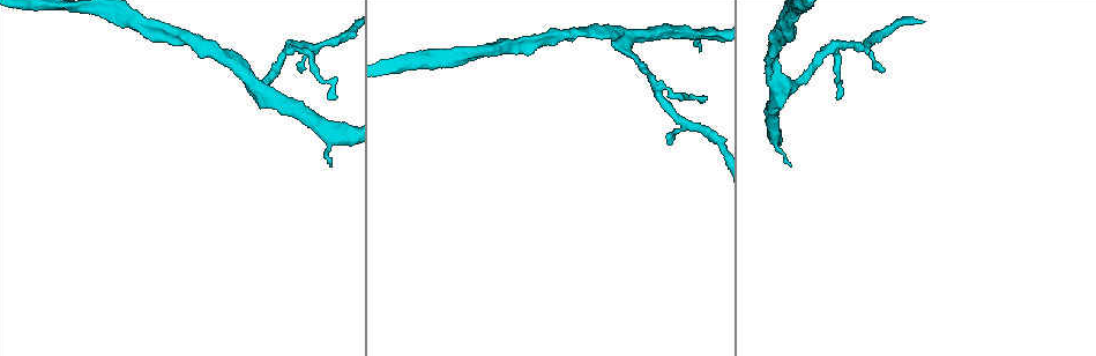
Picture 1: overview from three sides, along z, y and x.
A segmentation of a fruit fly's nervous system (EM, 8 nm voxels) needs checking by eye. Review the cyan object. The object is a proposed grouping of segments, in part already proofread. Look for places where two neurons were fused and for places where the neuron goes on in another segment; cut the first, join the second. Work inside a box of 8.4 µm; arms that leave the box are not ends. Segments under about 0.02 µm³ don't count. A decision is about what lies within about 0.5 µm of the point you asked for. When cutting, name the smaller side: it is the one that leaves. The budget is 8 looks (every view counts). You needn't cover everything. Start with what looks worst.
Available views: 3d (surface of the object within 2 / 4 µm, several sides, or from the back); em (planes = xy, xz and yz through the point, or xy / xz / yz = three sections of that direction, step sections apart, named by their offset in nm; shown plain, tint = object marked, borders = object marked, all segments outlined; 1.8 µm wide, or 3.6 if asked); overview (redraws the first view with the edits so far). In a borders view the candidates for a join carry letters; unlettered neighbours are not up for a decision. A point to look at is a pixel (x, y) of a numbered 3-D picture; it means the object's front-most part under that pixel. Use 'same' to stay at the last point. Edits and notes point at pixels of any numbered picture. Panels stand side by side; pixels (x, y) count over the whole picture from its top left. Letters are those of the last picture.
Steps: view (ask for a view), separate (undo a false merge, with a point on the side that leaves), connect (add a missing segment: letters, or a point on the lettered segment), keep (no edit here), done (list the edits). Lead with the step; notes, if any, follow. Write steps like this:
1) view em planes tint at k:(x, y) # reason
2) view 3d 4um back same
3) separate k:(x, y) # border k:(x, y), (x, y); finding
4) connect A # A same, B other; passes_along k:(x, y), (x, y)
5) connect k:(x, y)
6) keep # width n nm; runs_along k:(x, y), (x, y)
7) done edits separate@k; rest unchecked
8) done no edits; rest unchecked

view 3d 2um at 1:(253, 86) # abrupt turn

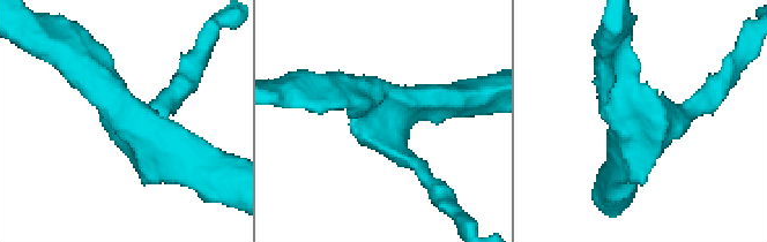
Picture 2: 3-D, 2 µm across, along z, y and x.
view em yz step 8 tint at 2:(381, 99) # need the tissue

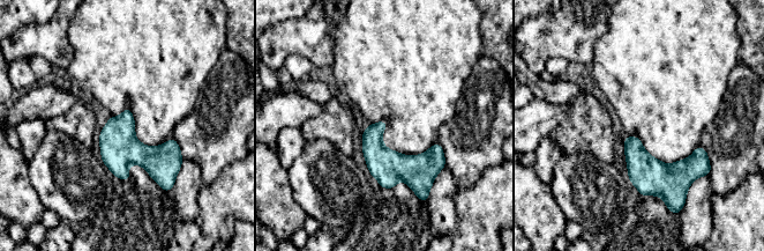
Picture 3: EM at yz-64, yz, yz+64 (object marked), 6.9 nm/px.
view em planes borders same # cut it another way

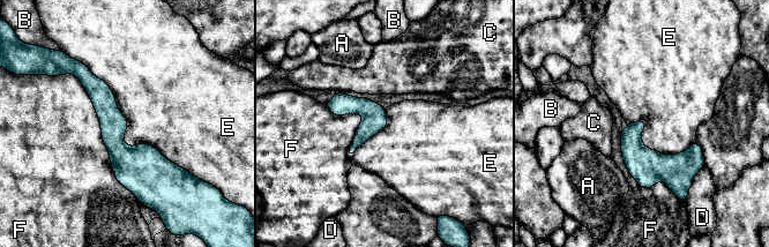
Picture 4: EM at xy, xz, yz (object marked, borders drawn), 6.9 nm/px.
keep # A other, B other, C other, D other, E other, F other; all the same neuron

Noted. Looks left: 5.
view 3d 2um at 1:(543, 39) # narrows sharply

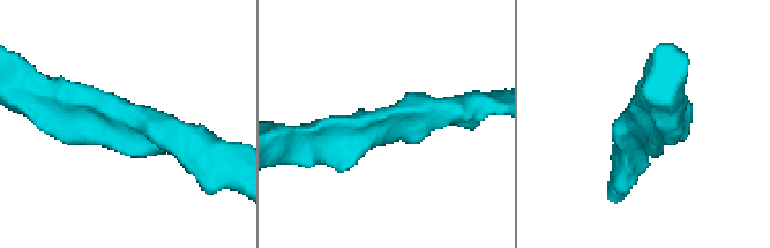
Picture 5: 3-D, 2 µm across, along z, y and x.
view em yz step 8 borders at 5:(391, 123) # arm_widths 240, 280 nm

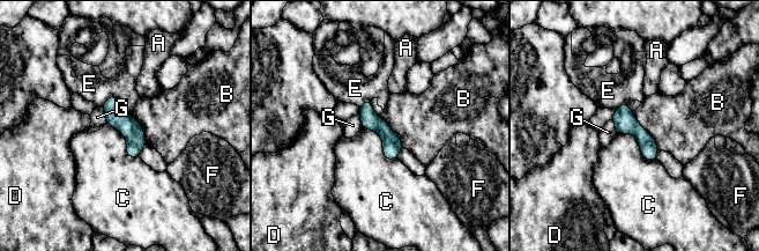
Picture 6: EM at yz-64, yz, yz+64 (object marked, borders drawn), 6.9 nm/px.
keep # width 130 nm; A other, B other, C other, D other, E other, F other, G other; one neuron here

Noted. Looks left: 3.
view em planes plain at 1:(332, 99) # tapers out

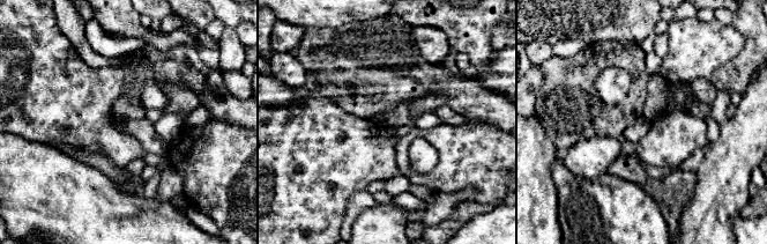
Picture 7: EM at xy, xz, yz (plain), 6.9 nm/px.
view em planes tint same

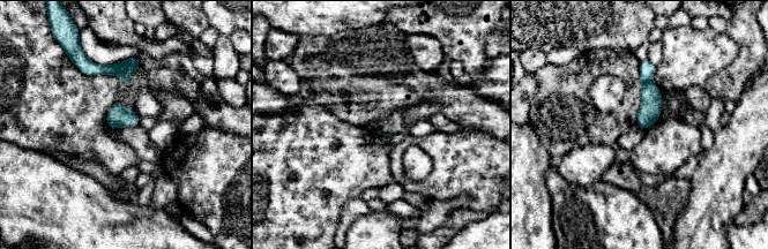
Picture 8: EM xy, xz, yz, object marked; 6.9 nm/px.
view em planes borders same # see the neighbours

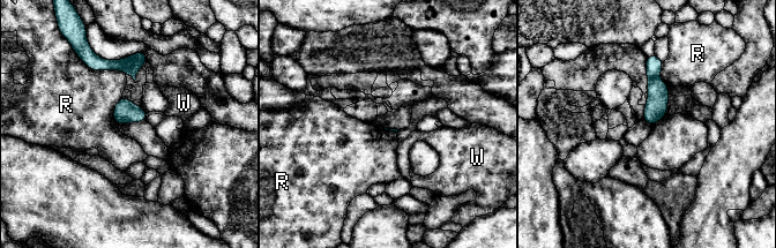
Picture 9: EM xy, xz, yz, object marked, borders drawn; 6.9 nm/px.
keep # R other, W other; border 9:(82, 60), (92, 69), (124, 73); no lettered segment goes on from it

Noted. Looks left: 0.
done no edits; rest unchecked

